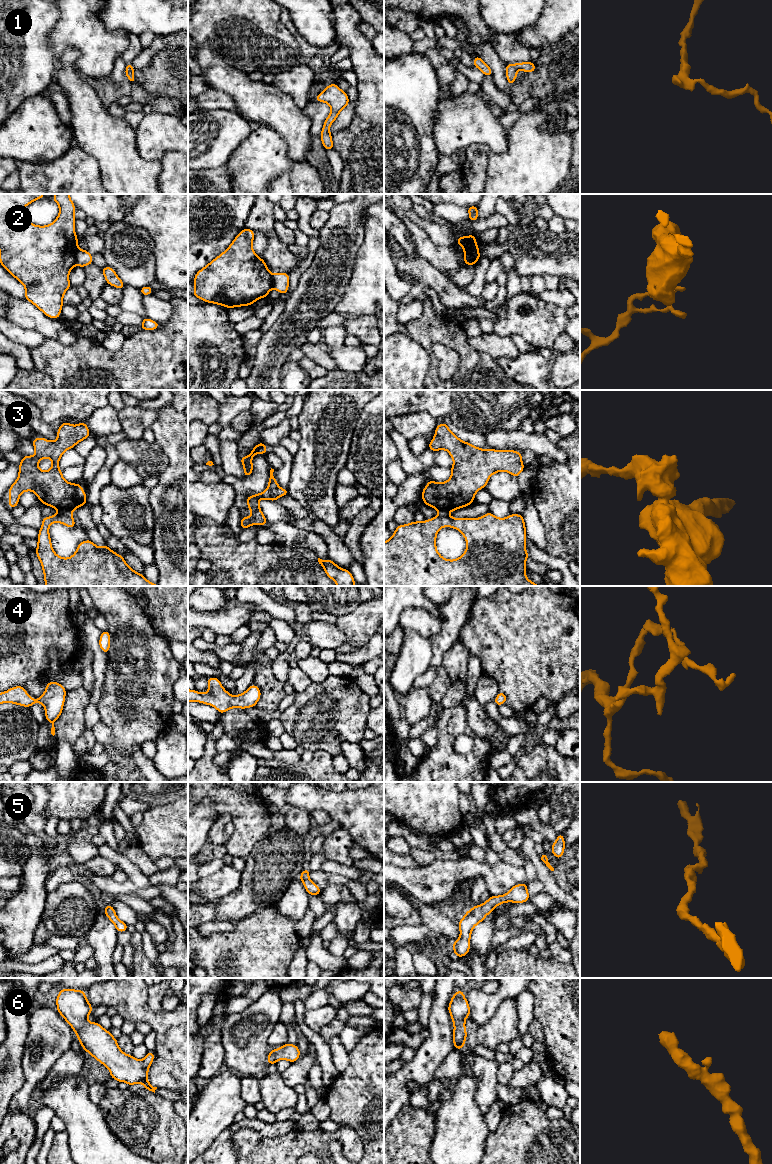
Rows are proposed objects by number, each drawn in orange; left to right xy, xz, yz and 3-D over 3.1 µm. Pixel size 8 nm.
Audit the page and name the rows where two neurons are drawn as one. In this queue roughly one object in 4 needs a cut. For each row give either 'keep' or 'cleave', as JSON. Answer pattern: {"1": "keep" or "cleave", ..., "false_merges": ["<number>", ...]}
{"1": "keep", "2": "cleave", "3": "cleave", "4": "keep", "5": "keep", "6": "keep", "false_merges": ["2", "3"]}

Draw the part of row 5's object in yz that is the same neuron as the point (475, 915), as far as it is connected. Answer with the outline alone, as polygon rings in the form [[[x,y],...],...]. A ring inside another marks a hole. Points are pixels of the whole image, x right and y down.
[[[516,884],[505,895],[491,896],[482,905],[473,906],[458,922],[460,937],[452,944],[455,957],[464,957],[470,950],[470,938],[472,929],[482,922],[493,909],[503,903],[524,903],[529,900],[527,884]]]

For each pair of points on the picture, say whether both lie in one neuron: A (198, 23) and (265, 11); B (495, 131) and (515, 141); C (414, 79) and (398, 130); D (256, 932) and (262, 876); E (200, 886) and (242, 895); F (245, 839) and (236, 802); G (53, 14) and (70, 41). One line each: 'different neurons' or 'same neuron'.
A: same neuron
B: different neurons
C: same neuron
D: different neurons
E: different neurons
F: same neuron
G: different neurons

